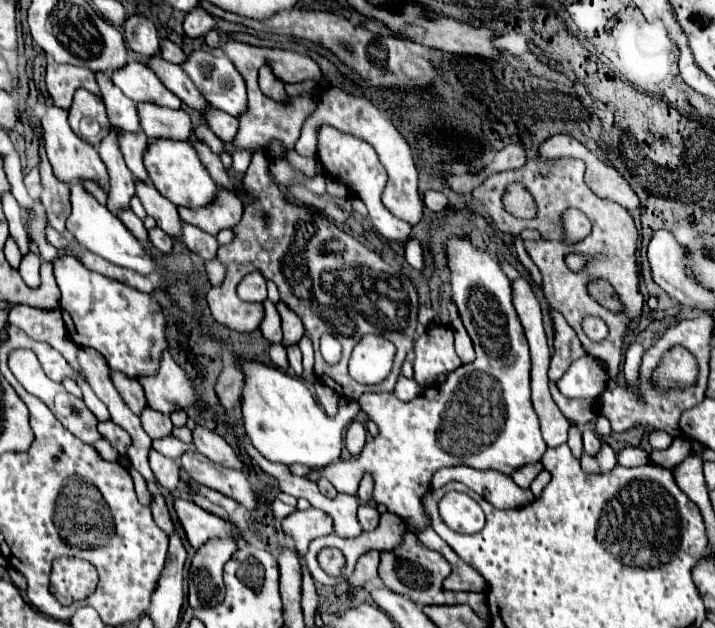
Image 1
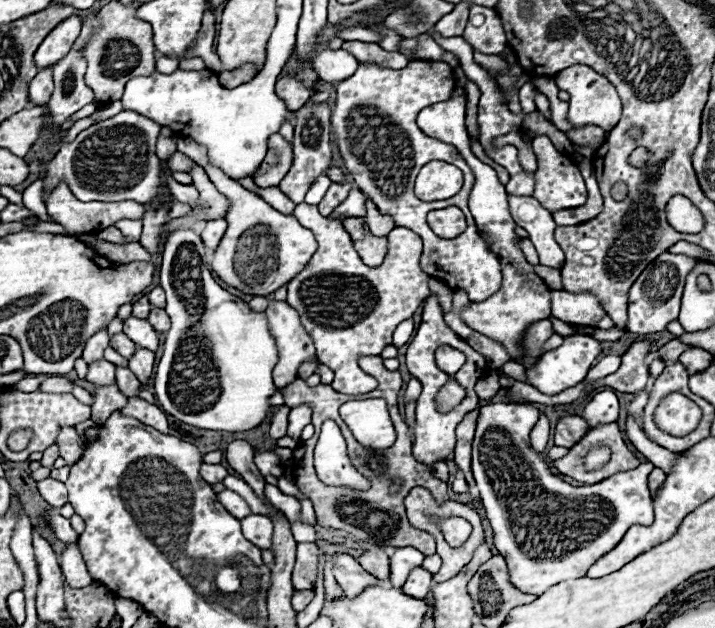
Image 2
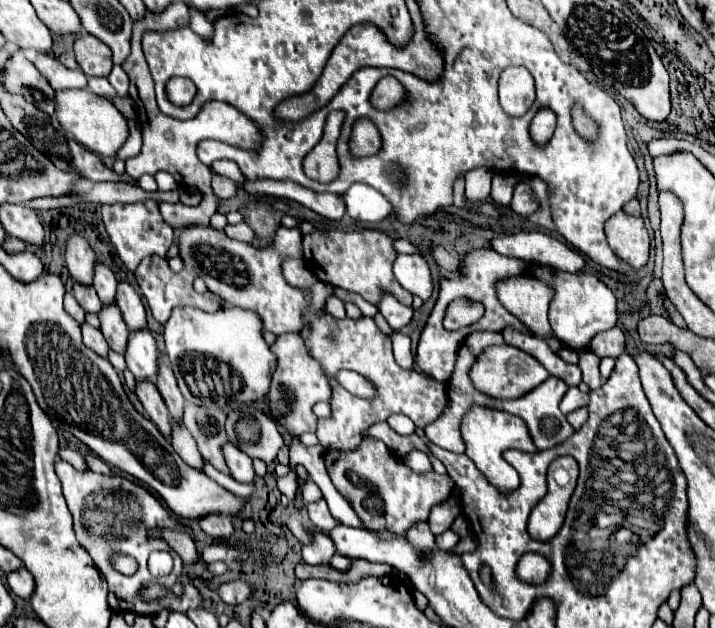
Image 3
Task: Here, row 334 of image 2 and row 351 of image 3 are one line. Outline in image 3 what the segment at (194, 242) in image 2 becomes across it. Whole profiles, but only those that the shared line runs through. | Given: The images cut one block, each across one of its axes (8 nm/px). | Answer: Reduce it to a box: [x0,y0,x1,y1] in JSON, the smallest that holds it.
[164,306,276,414]

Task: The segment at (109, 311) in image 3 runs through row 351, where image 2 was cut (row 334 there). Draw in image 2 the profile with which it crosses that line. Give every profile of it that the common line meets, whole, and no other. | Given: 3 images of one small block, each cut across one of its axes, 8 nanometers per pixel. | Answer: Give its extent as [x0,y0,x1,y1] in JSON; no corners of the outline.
[110,332,136,358]

